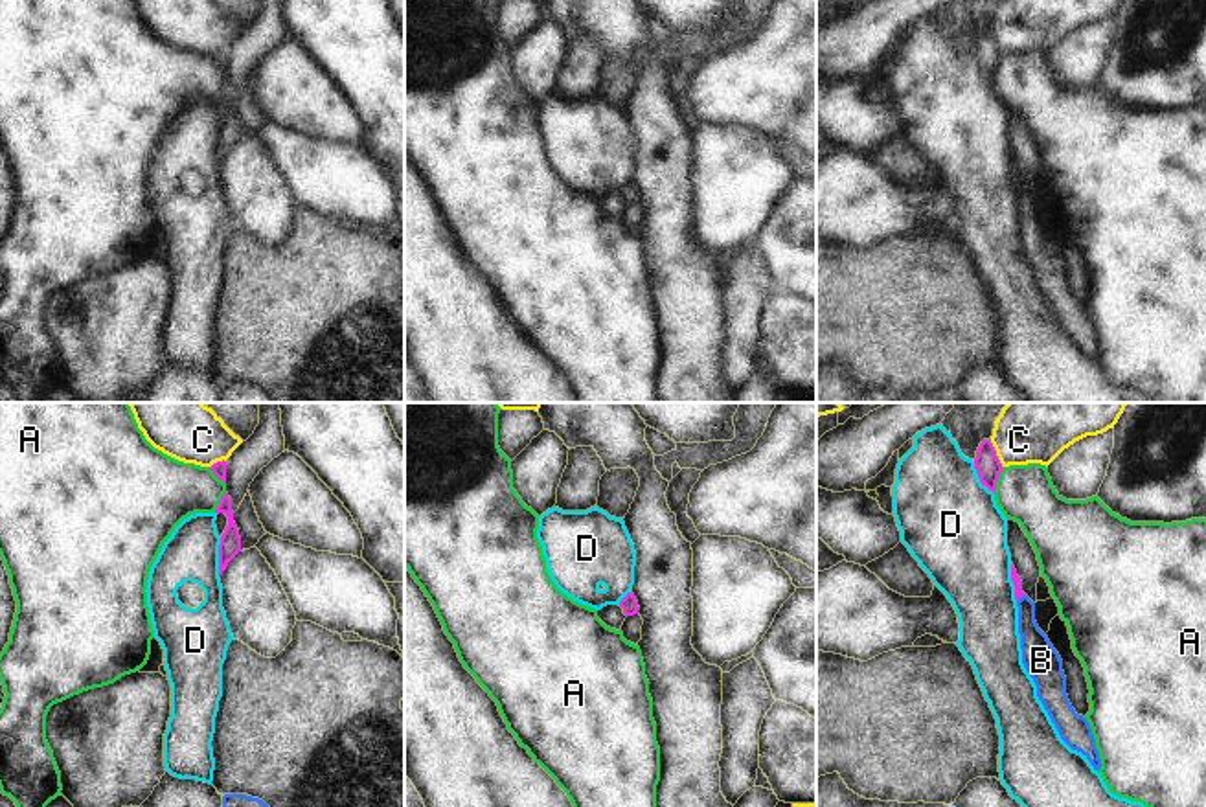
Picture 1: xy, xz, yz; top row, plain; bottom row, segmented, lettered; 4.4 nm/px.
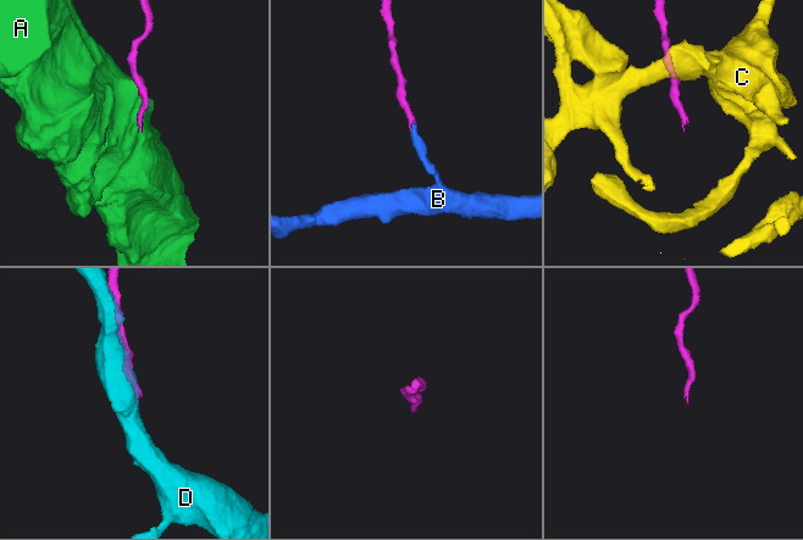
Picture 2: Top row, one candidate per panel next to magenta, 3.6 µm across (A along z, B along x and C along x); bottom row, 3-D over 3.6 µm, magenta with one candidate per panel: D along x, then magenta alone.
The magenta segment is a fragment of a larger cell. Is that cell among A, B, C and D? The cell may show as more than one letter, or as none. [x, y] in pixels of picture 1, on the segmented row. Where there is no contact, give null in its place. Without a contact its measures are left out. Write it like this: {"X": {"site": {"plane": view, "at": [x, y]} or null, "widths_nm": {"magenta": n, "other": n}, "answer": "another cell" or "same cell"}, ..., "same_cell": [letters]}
{"A": {"site": {"plane": "yz", "at": [997, 480]}, "widths_nm": {"magenta": 120, "other": 260}, "answer": "another cell"}, "B": {"site": {"plane": "yz", "at": [1021, 596]}, "widths_nm": {"magenta": 40, "other": 130}, "answer": "same cell"}, "C": {"site": {"plane": "yz", "at": [995, 454]}, "widths_nm": {"magenta": 120, "other": 320}, "answer": "another cell"}, "D": {"site": {"plane": "xy", "at": [219, 557]}, "widths_nm": {"magenta": 100, "other": 240}, "answer": "another cell"}, "same_cell": ["B"]}

